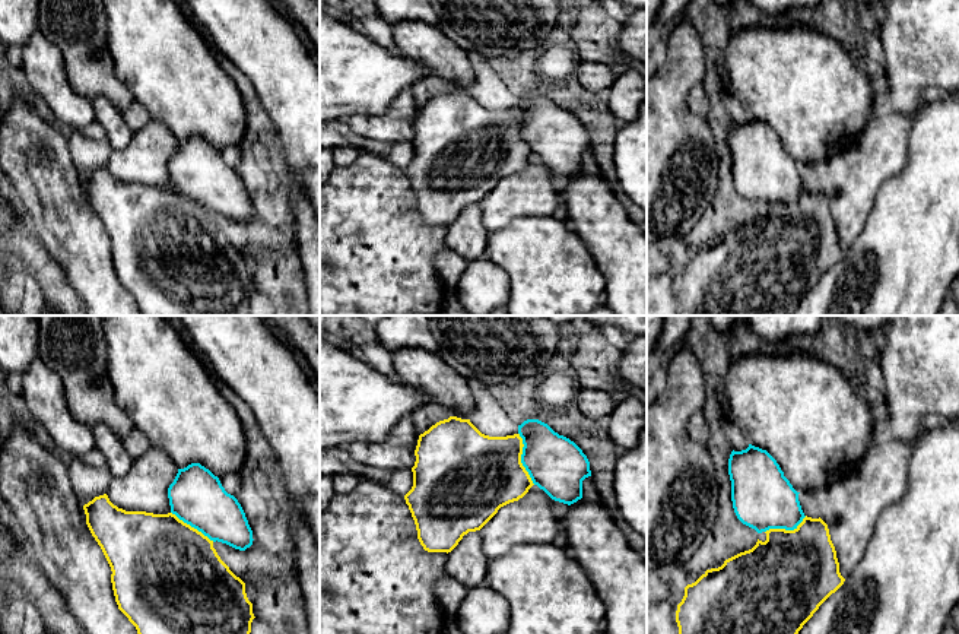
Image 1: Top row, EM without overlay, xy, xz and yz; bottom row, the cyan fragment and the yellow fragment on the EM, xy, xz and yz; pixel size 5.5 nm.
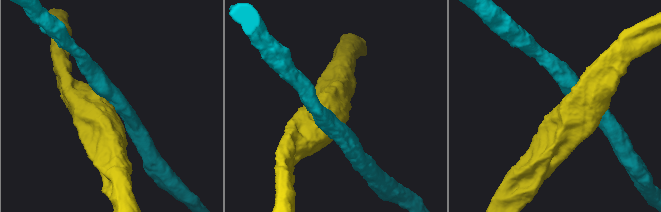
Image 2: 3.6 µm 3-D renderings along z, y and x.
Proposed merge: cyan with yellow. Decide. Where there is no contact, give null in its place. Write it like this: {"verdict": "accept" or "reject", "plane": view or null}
{"verdict": "reject", "plane": "xz"}

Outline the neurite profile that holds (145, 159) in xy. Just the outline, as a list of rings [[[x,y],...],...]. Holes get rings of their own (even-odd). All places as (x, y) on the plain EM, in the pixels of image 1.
[[[150,120],[134,133],[131,142],[112,150],[107,168],[126,184],[168,187],[171,184],[168,161],[178,146],[172,131],[158,120]]]

